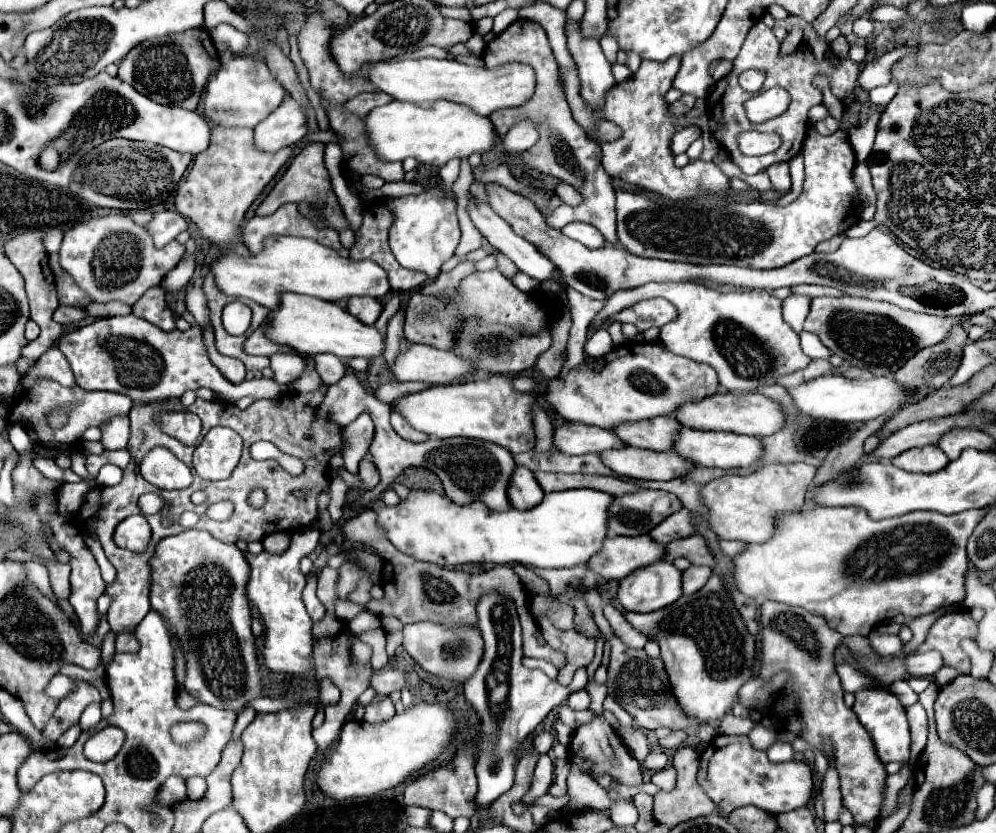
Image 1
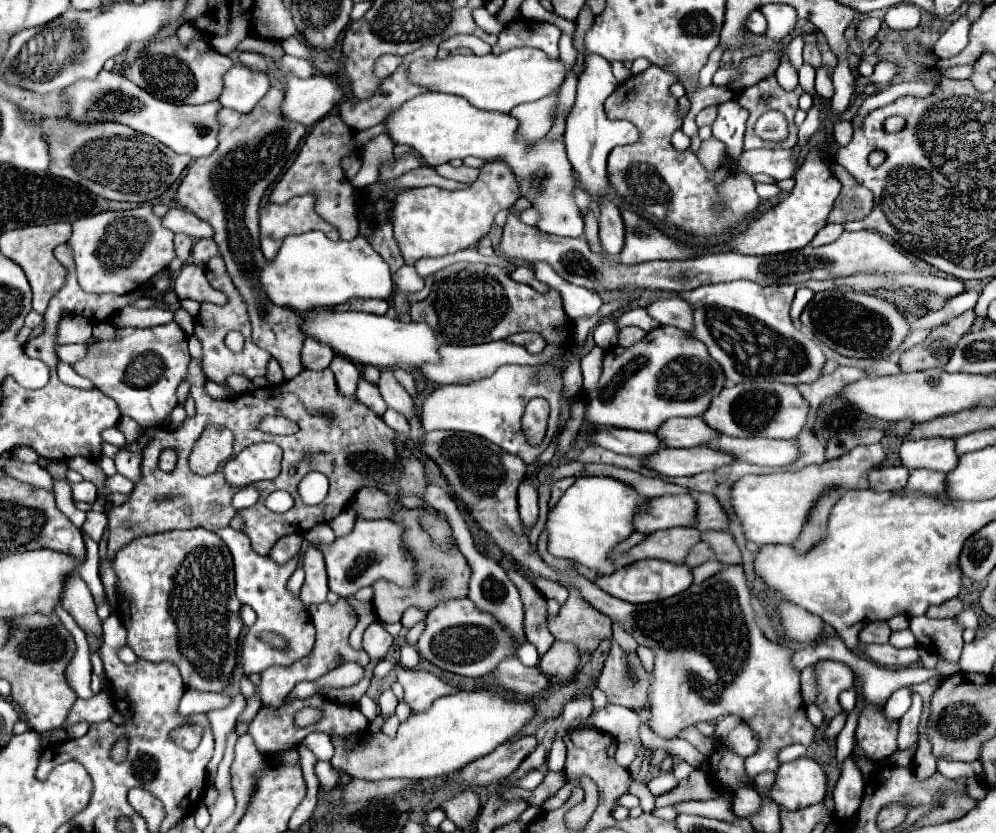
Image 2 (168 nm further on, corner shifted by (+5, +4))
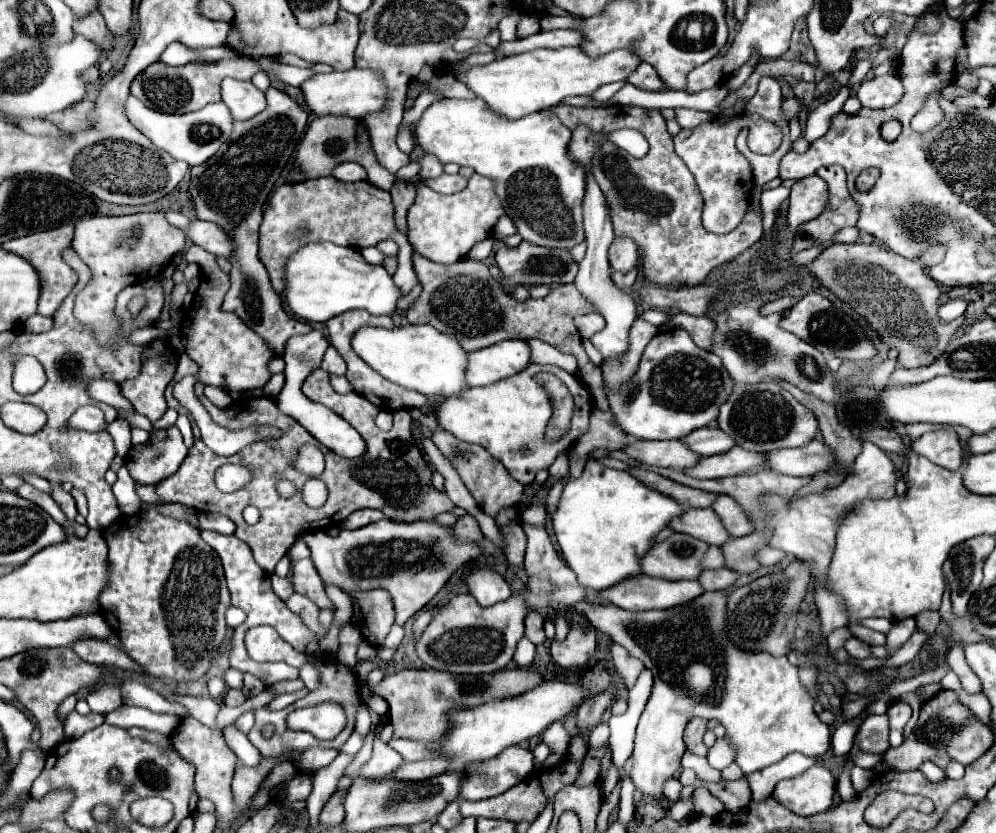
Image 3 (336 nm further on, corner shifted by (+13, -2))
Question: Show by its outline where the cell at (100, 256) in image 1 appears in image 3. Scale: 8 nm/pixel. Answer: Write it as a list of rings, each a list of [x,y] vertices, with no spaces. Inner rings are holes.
[[[162,211],[138,213],[126,217],[86,217],[76,223],[72,249],[90,267],[92,281],[78,293],[74,315],[76,319],[92,329],[96,343],[112,345],[120,329],[120,319],[114,315],[116,295],[134,283],[142,283],[150,277],[160,275],[170,259],[186,249],[186,235],[166,221]]]

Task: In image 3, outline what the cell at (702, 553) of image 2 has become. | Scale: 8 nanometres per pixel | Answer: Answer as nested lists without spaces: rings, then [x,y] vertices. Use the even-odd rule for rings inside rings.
[[[710,547],[708,555],[704,555],[704,559],[702,559],[702,567],[704,569],[720,569],[724,565],[726,565],[726,561],[724,561],[722,549],[720,547]]]

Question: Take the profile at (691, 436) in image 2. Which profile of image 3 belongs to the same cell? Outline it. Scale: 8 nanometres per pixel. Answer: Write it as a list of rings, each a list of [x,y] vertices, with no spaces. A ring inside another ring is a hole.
[[[704,427],[700,431],[692,431],[688,439],[682,439],[692,447],[692,451],[708,457],[708,455],[720,455],[730,451],[736,445],[736,439],[726,435],[720,427]]]

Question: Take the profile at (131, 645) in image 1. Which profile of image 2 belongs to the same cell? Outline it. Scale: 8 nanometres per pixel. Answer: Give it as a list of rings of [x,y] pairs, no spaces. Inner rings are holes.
[[[202,527],[186,529],[186,531],[156,533],[152,537],[140,537],[136,541],[128,543],[126,547],[122,547],[120,553],[116,553],[116,557],[114,557],[114,569],[116,569],[118,581],[120,581],[120,593],[126,597],[126,601],[120,607],[118,617],[120,617],[120,621],[124,623],[126,631],[128,631],[128,647],[138,657],[144,657],[148,661],[172,661],[180,669],[186,687],[196,687],[200,691],[212,691],[212,693],[226,691],[226,687],[230,683],[230,677],[234,673],[234,667],[236,667],[236,659],[238,659],[238,637],[240,637],[240,631],[242,631],[244,623],[240,619],[240,607],[242,607],[242,603],[238,601],[238,597],[234,593],[234,563],[232,563],[232,557],[228,553],[228,547],[224,545],[224,541],[216,533],[212,533],[208,529],[202,529]]]

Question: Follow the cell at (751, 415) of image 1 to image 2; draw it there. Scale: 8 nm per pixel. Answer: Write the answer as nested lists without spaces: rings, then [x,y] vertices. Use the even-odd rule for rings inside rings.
[[[744,383],[744,385],[734,385],[734,387],[724,387],[718,397],[712,399],[710,407],[704,411],[702,419],[706,421],[708,427],[712,427],[718,433],[730,435],[730,437],[768,437],[768,439],[794,439],[804,423],[806,423],[806,413],[808,413],[808,403],[802,399],[798,389],[794,385],[784,385],[784,383]]]

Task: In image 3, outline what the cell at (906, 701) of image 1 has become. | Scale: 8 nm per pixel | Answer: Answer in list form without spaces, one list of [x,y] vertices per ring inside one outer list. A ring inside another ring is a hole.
[[[888,715],[866,717],[858,731],[858,747],[868,753],[886,753],[890,747],[888,731]]]

